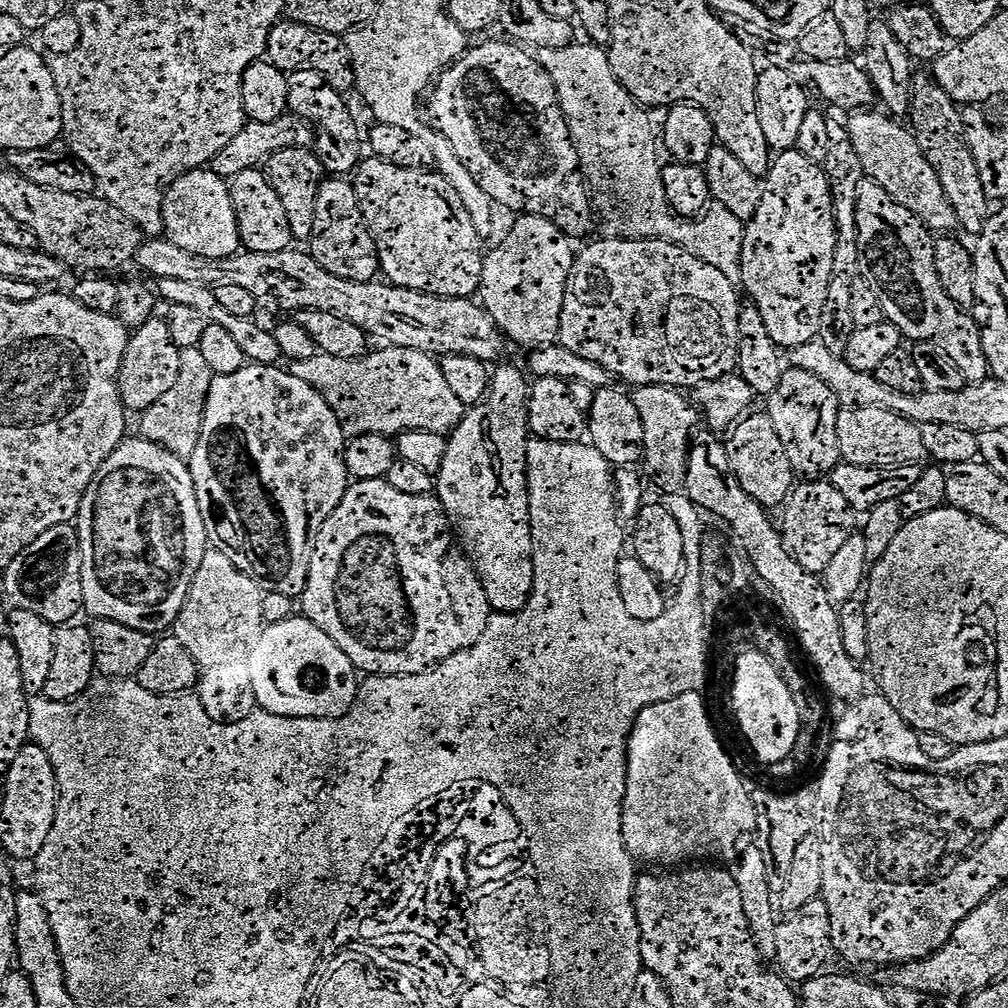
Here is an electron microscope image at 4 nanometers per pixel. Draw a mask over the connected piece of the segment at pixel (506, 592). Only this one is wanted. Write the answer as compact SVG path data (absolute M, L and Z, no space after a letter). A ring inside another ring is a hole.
M516 368L495 369L490 380L488 395L479 404L469 407L468 412L459 417L458 423L447 437L446 458L442 458L442 470L434 477L434 495L440 501L445 512L448 514L448 522L454 533L465 557L470 561L471 567L480 578L481 584L486 590L488 605L492 607L493 613L520 612L532 599L532 583L534 582L534 562L532 561L532 519L530 518L530 506L528 505L528 445L530 433L528 431L528 394L530 391L530 380L523 371Z

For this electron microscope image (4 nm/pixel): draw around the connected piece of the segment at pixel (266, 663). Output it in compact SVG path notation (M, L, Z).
M293 614L287 620L261 627L252 641L246 663L250 670L250 682L254 682L257 705L275 716L337 720L347 714L356 701L357 669L353 668L348 655L303 614Z

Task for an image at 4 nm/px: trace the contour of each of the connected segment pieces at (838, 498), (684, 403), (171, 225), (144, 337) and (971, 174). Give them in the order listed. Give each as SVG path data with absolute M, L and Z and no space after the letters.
M820 478L800 483L793 487L786 501L782 528L789 537L793 536L790 544L794 549L796 560L802 562L807 572L823 574L826 566L830 566L830 562L833 561L834 554L842 550L846 538L850 538L857 531L858 516L853 512L850 502L842 494L838 494L832 483Z
M646 384L631 393L634 406L638 406L638 414L642 417L642 428L646 430L643 463L648 464L648 472L656 479L657 486L668 492L683 489L688 473L688 451L694 443L692 431L702 420L699 407L684 396L687 395L683 391L662 384Z
M196 168L174 181L164 196L164 231L183 252L201 260L225 260L241 251L240 231L234 214L232 189L225 177Z
M153 318L147 320L141 328L129 335L126 354L120 363L120 400L129 413L143 414L162 394L172 389L178 382L180 373L180 354L182 349L170 338L167 319Z
M925 78L921 84L920 81L913 83L911 116L911 131L927 155L928 161L936 167L936 173L946 190L948 200L956 211L959 227L969 228L973 234L979 233L990 215L990 201L984 193L979 164L972 153L972 147L968 145L961 105L952 100L950 94L946 94L946 90L938 86L935 80Z

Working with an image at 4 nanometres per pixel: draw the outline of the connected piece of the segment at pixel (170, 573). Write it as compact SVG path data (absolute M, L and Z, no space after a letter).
M143 438L125 439L123 444L119 444L106 458L106 462L98 470L98 474L90 482L86 494L82 498L80 514L75 521L76 531L80 534L80 553L82 554L82 578L84 579L84 603L83 607L93 612L93 617L101 620L112 620L116 624L121 624L127 628L133 628L139 632L149 634L164 634L175 625L178 614L188 597L190 586L194 582L194 574L206 562L204 547L209 547L208 531L202 522L202 514L198 506L198 498L194 490L192 476L188 472L188 466L180 457L170 454L165 448L159 448L156 444L151 444L149 440Z

